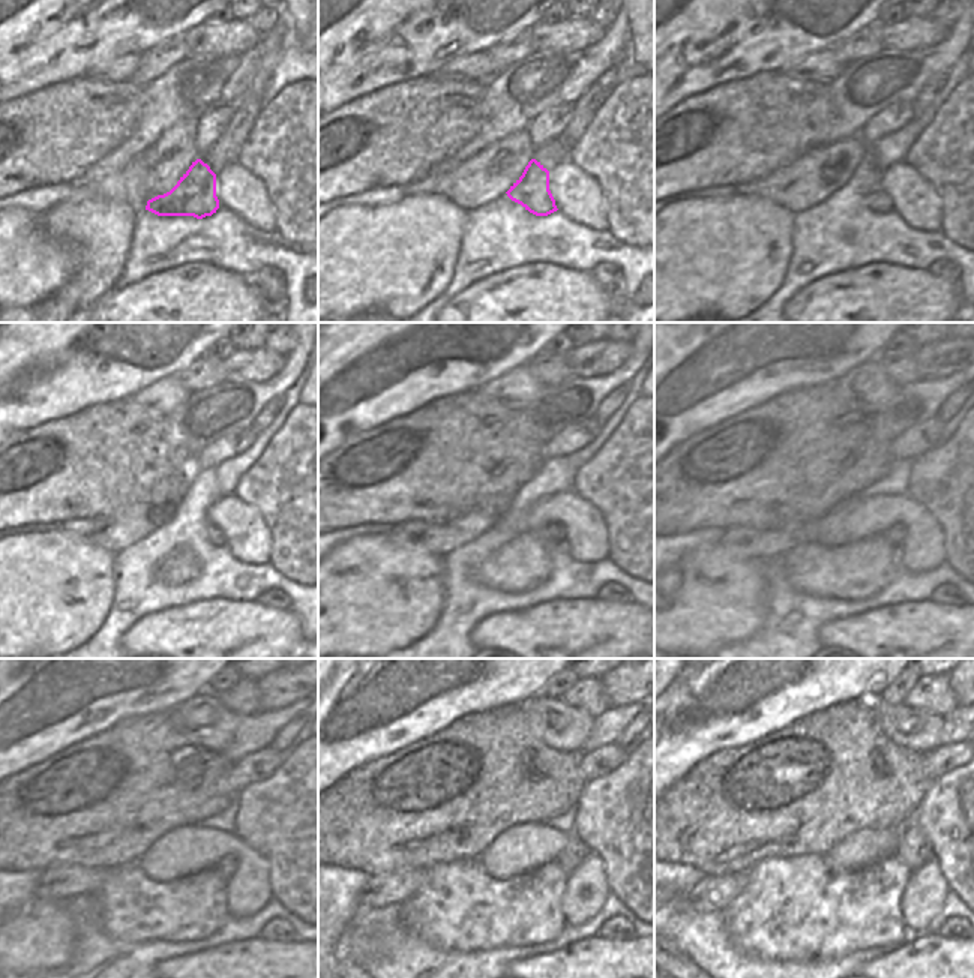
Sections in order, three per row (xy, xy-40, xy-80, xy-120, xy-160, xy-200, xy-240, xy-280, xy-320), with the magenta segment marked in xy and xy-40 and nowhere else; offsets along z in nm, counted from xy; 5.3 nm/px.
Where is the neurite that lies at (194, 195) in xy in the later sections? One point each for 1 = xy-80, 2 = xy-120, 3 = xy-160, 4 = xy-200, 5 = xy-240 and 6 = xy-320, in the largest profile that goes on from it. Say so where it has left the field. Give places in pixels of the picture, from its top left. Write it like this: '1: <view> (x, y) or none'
1: xy-80 (878, 200)
2: xy-120 (215, 537)
3: xy-160 (554, 533)
4: xy-200 (896, 533)
5: xy-240 (227, 866)
6: xy-320 (913, 848)

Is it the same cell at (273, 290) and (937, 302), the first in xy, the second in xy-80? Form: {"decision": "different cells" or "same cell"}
{"decision": "different cells"}

